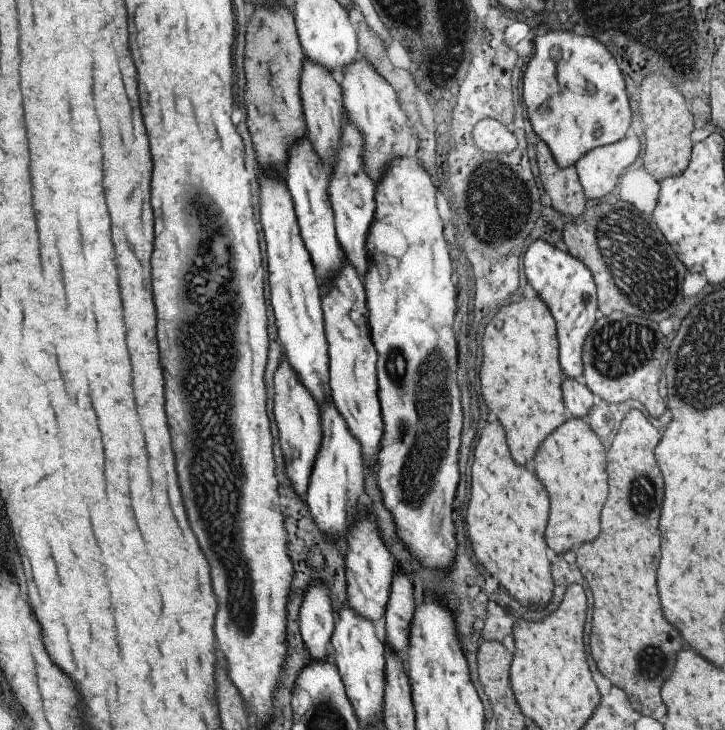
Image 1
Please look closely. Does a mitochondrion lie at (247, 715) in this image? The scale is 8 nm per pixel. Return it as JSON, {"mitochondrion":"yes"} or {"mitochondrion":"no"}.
{"mitochondrion":"no"}

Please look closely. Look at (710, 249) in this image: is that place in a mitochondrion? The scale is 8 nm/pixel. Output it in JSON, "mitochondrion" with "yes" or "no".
{"mitochondrion":"no"}

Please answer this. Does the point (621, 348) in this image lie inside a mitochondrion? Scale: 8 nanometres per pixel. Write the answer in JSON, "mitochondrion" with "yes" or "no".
{"mitochondrion":"yes"}

